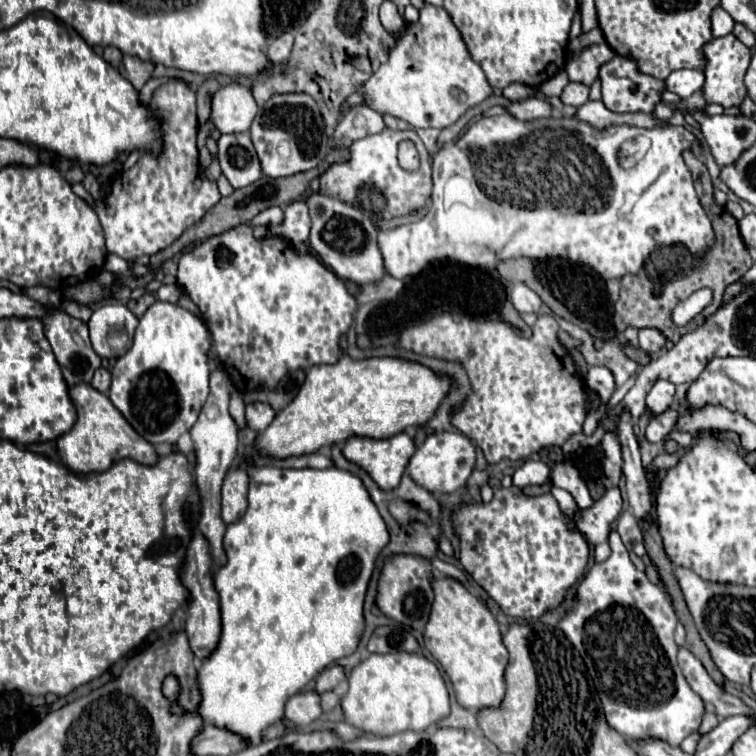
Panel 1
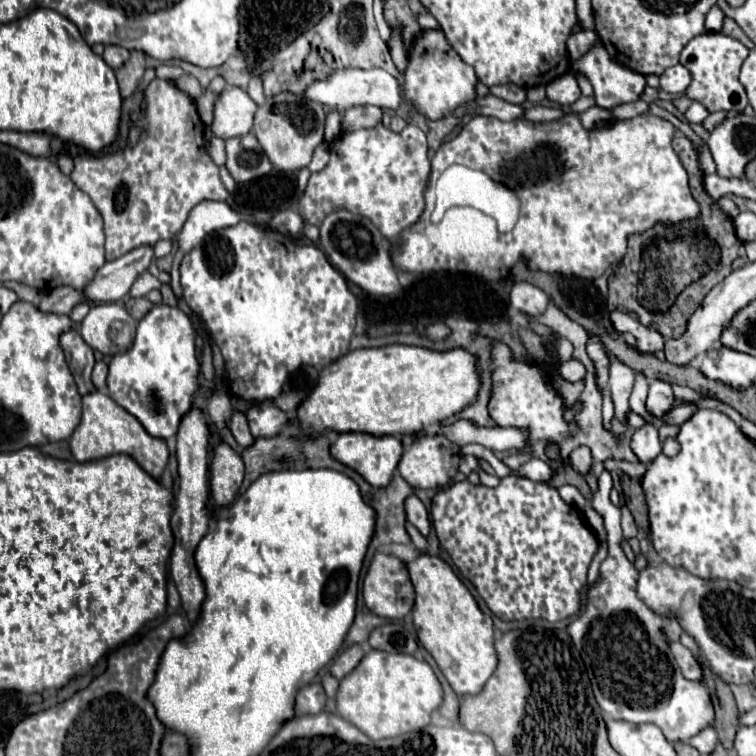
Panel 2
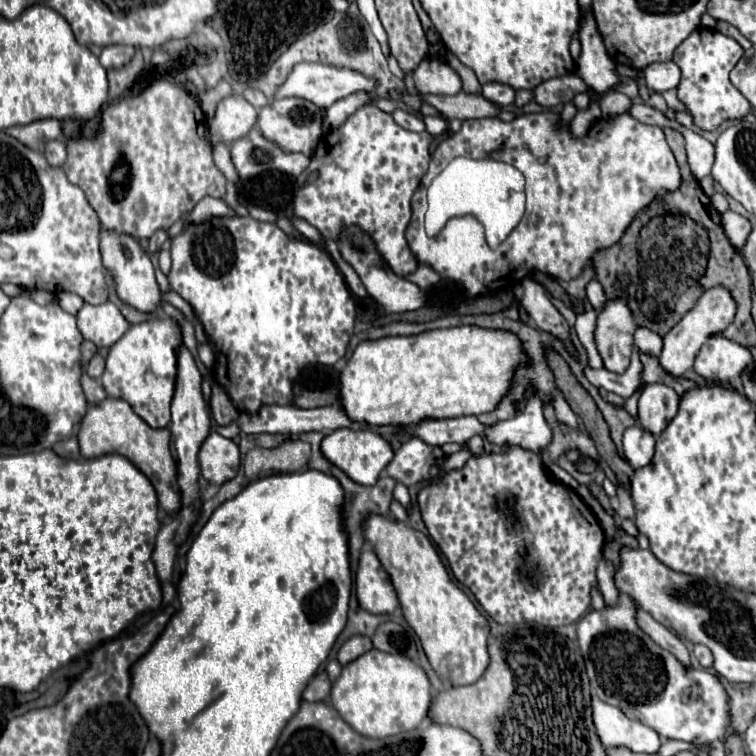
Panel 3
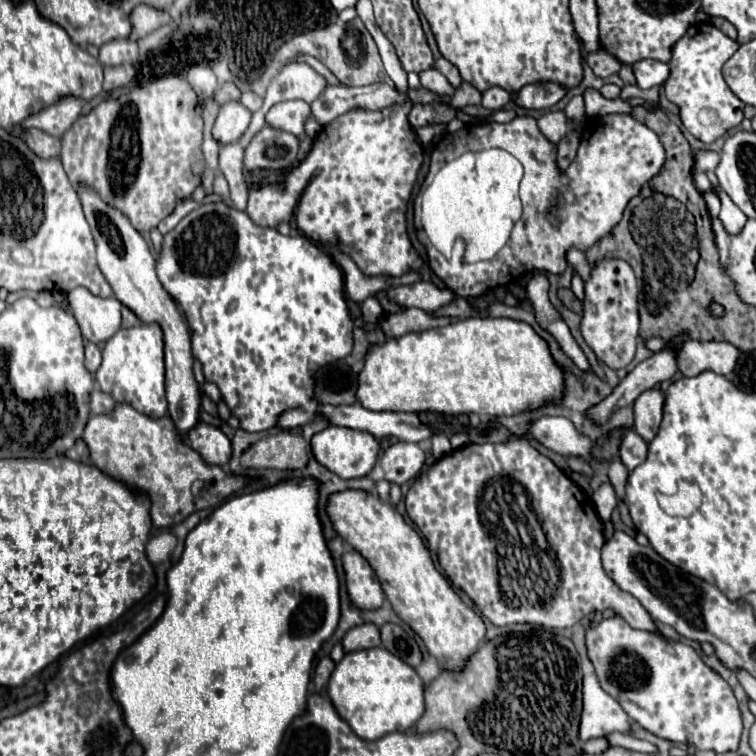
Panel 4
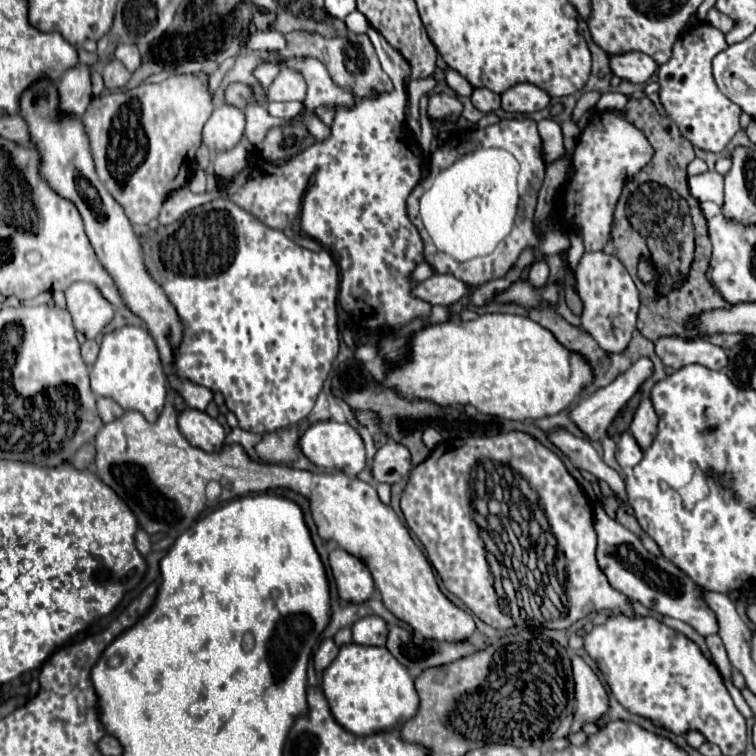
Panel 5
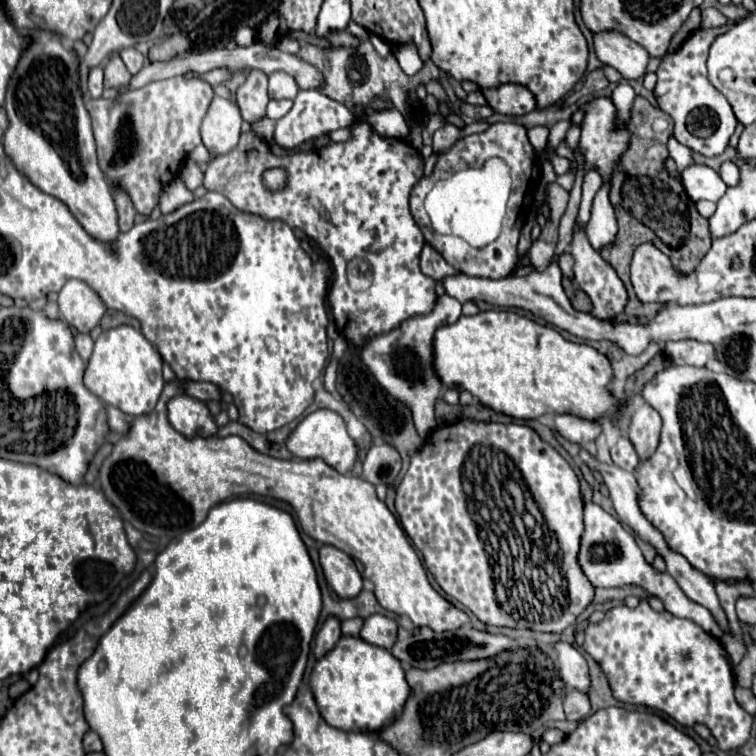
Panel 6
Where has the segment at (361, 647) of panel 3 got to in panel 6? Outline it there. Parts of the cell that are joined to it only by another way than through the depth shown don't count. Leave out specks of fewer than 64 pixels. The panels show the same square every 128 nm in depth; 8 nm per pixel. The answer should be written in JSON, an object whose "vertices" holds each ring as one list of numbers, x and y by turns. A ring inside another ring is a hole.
{"vertices":[[372,614,364,620,362,630,360,630,360,638,366,640,368,644,390,650,392,644,396,642,396,630,398,630,398,626,394,620,386,618,382,614]]}

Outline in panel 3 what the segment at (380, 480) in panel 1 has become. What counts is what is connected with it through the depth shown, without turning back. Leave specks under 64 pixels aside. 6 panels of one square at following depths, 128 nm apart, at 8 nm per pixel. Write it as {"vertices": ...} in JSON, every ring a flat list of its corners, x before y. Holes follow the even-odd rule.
{"vertices":[[338,428,322,440,322,452,328,460,332,460,332,464,336,464,352,480,356,480,358,484,364,484,364,486,376,484,376,480,380,478,380,472,394,458,394,450,392,450,390,442,386,438,382,438,378,432,370,430,370,428,362,428,362,430]]}

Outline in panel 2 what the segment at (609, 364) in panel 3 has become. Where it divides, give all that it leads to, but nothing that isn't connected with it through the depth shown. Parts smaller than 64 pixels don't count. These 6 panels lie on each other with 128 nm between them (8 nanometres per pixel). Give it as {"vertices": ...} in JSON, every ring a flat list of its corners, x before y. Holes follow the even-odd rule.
{"vertices":[[614,360,610,366,610,392,612,392,612,402,614,402,614,410,616,410,616,418,626,424,628,420,628,412,630,412,630,394,634,388,634,372,632,368,628,368,626,364,622,364,620,360]]}

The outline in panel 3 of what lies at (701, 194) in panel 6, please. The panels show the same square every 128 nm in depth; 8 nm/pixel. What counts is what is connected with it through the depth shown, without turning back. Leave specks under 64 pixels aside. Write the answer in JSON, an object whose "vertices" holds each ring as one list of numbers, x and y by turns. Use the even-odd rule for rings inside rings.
{"vertices":[[732,210,724,212,722,214,722,220,724,220,724,230,728,232,728,240,734,244,734,246,744,246,746,244,746,238,750,234,750,222,738,214,734,214]]}

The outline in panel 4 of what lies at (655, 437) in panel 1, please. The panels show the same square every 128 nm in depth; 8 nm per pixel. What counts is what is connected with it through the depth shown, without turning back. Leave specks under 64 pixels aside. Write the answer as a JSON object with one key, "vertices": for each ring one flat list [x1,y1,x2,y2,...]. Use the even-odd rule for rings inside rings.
{"vertices":[[628,430,622,444,620,444,620,458,628,470,634,470,646,460,648,454,648,442,638,436,634,430]]}

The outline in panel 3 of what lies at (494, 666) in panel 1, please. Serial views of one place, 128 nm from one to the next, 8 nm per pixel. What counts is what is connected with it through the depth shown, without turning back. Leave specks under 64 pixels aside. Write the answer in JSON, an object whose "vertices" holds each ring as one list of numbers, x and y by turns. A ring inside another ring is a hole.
{"vertices":[[370,516,364,522,366,542,376,546,380,562,388,570,406,622,416,632,422,648,446,686,468,686,482,678,490,664,488,636,490,624,476,610,472,600,452,582,448,570,432,542,408,524,386,516]]}

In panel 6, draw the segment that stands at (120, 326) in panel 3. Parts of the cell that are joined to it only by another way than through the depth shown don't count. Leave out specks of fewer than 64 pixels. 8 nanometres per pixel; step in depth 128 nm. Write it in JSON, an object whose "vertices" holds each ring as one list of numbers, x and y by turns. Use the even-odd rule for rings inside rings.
{"vertices":[[68,280,64,284,58,296,58,306,62,318,82,334,88,334,98,326,100,318,106,314,102,298,82,280]]}

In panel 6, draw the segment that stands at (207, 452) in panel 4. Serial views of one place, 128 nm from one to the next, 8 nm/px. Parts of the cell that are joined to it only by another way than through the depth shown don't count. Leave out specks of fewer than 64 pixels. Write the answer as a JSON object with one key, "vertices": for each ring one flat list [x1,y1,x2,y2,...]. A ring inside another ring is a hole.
{"vertices":[[178,394,168,402,168,418,170,424,186,438,210,438,218,432,218,426,210,416,206,404,184,394]]}

